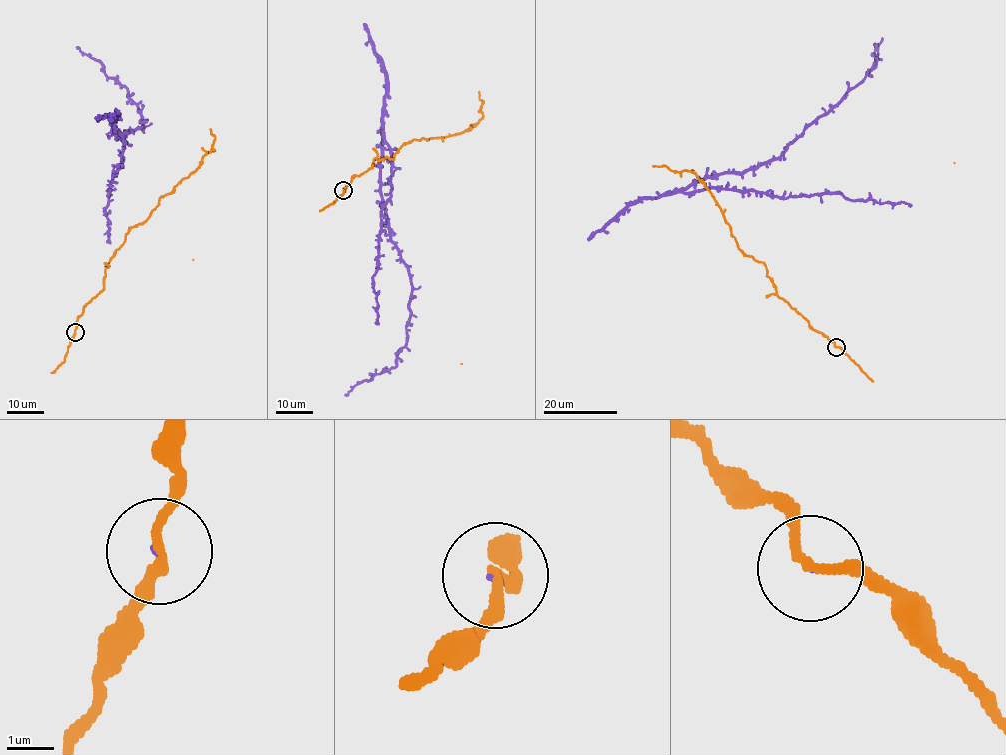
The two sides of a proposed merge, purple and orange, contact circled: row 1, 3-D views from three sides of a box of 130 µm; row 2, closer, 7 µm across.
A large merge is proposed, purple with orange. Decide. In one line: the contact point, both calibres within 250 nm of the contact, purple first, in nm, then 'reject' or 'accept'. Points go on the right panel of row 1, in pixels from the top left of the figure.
(836, 347) | 50/200 nm | reject

